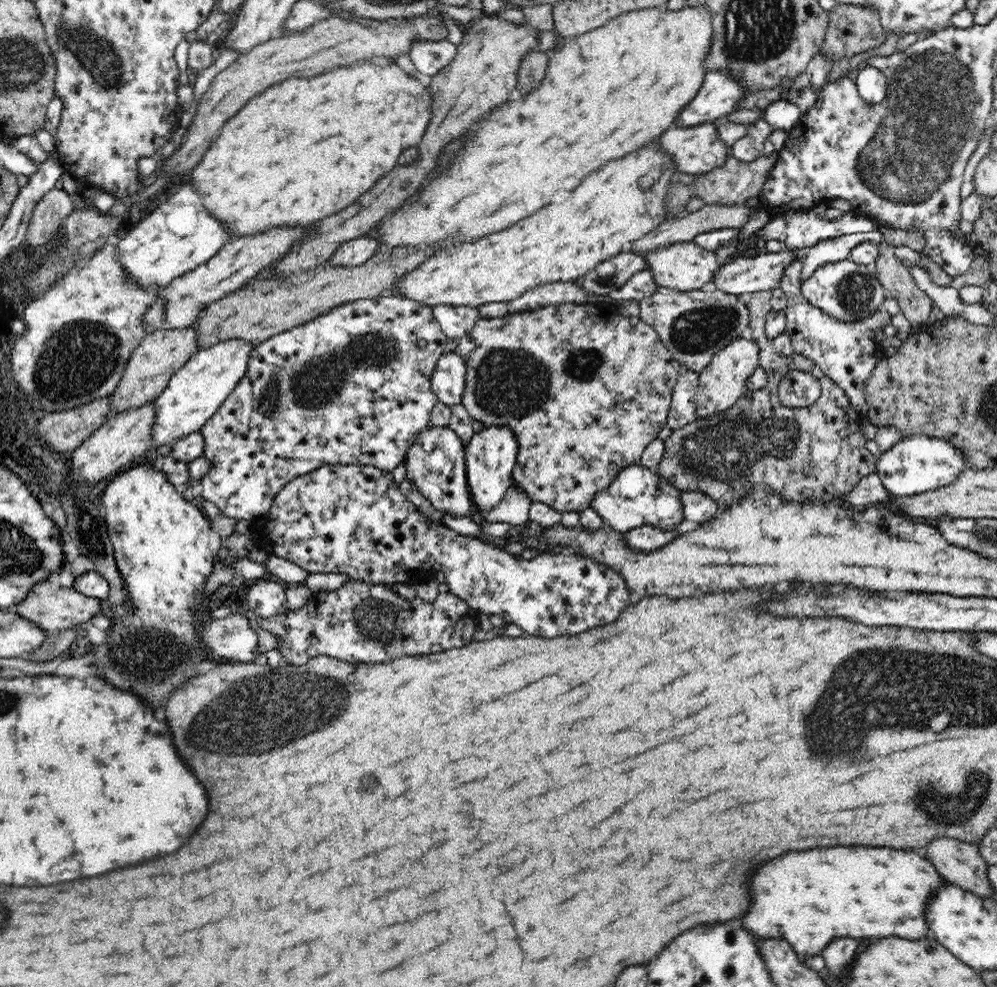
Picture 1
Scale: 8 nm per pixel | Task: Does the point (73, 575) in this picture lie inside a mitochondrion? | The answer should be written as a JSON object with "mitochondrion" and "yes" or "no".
{"mitochondrion":"no"}

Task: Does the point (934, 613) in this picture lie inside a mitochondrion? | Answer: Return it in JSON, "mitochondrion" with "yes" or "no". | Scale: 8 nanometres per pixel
{"mitochondrion":"no"}

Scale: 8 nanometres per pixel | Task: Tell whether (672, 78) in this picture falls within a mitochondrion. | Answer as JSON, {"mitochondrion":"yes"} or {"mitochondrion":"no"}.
{"mitochondrion":"no"}

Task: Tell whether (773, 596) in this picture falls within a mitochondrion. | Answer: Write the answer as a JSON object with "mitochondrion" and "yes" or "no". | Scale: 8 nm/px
{"mitochondrion":"no"}

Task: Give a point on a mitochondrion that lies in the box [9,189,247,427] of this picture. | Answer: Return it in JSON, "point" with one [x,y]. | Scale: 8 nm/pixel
{"point":[79,358]}

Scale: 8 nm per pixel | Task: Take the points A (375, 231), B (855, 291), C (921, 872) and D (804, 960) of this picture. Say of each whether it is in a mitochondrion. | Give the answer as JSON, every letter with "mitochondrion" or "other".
{"A":"other","B":"mitochondrion","C":"other","D":"other"}

